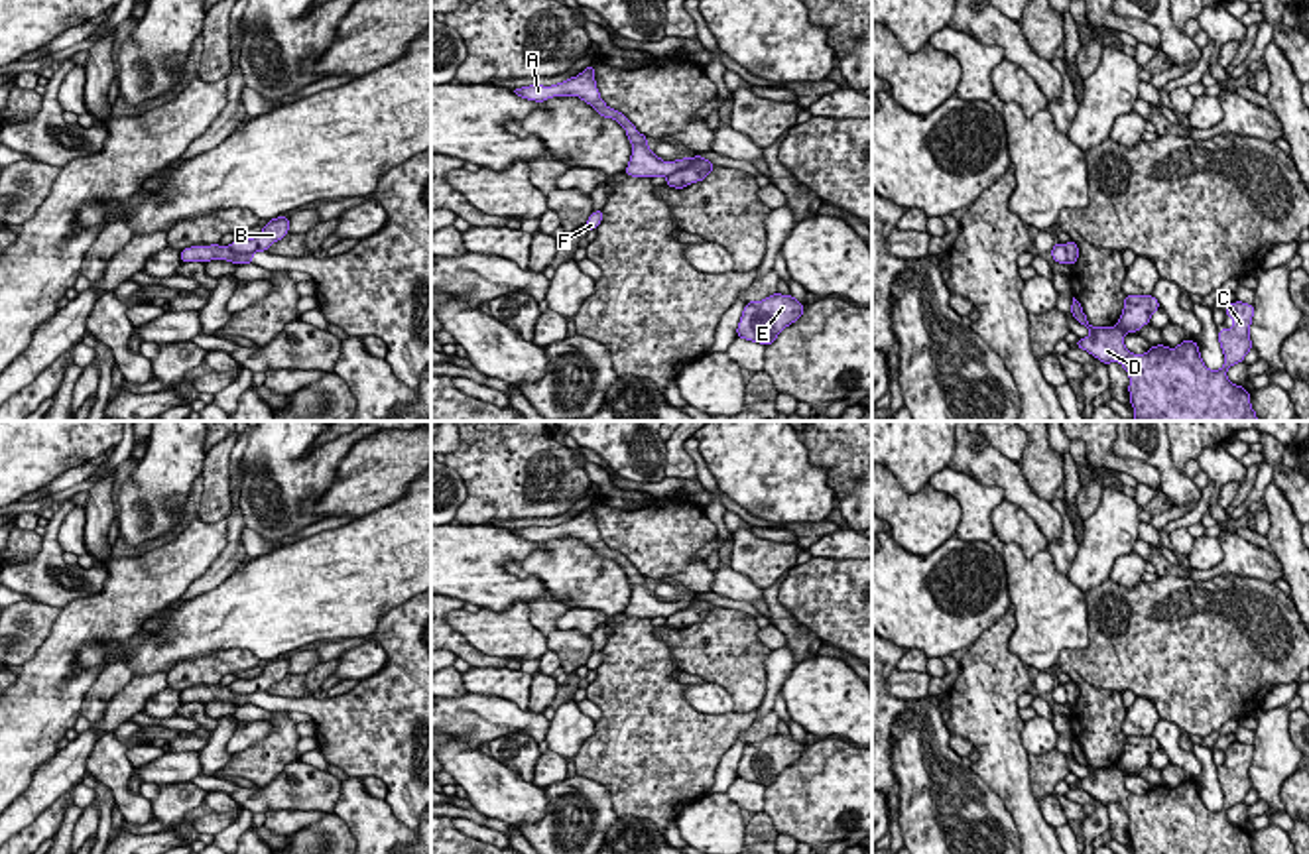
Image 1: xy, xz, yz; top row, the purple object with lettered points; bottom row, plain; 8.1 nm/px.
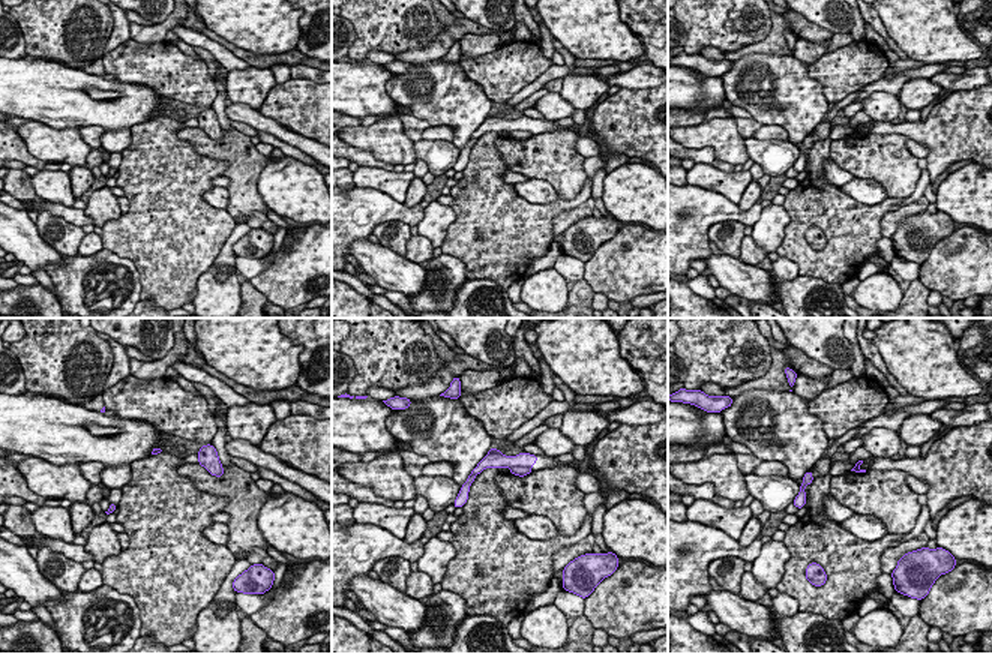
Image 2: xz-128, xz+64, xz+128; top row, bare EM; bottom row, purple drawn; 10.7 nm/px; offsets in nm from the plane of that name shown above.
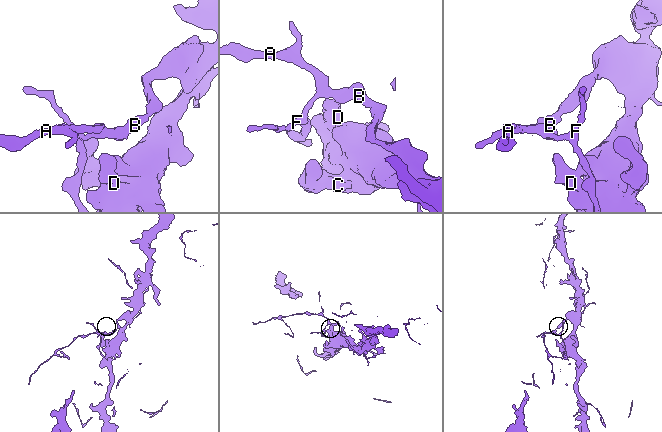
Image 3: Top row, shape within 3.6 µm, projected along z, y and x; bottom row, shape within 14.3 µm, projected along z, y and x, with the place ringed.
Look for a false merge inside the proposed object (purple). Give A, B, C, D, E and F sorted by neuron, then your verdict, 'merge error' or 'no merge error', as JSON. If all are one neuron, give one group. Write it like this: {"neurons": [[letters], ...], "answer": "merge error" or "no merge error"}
{"neurons": [["A", "F"], ["B", "C", "D", "E"]], "answer": "merge error"}

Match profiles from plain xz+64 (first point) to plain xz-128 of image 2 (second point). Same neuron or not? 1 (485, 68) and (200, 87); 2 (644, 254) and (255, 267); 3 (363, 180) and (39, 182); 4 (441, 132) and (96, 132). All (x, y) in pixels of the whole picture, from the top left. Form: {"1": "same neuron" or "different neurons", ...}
{"1": "same neuron", "2": "different neurons", "3": "same neuron", "4": "different neurons"}

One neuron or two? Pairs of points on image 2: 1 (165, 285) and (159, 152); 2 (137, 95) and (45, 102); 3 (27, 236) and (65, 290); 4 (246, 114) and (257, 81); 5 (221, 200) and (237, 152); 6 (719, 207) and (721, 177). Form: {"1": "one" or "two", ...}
{"1": "one", "2": "one", "3": "two", "4": "two", "5": "two", "6": "two"}

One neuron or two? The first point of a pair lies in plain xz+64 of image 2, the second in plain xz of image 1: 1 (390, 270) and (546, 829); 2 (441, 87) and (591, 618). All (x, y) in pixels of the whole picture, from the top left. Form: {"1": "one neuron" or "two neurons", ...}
{"1": "two neurons", "2": "two neurons"}

